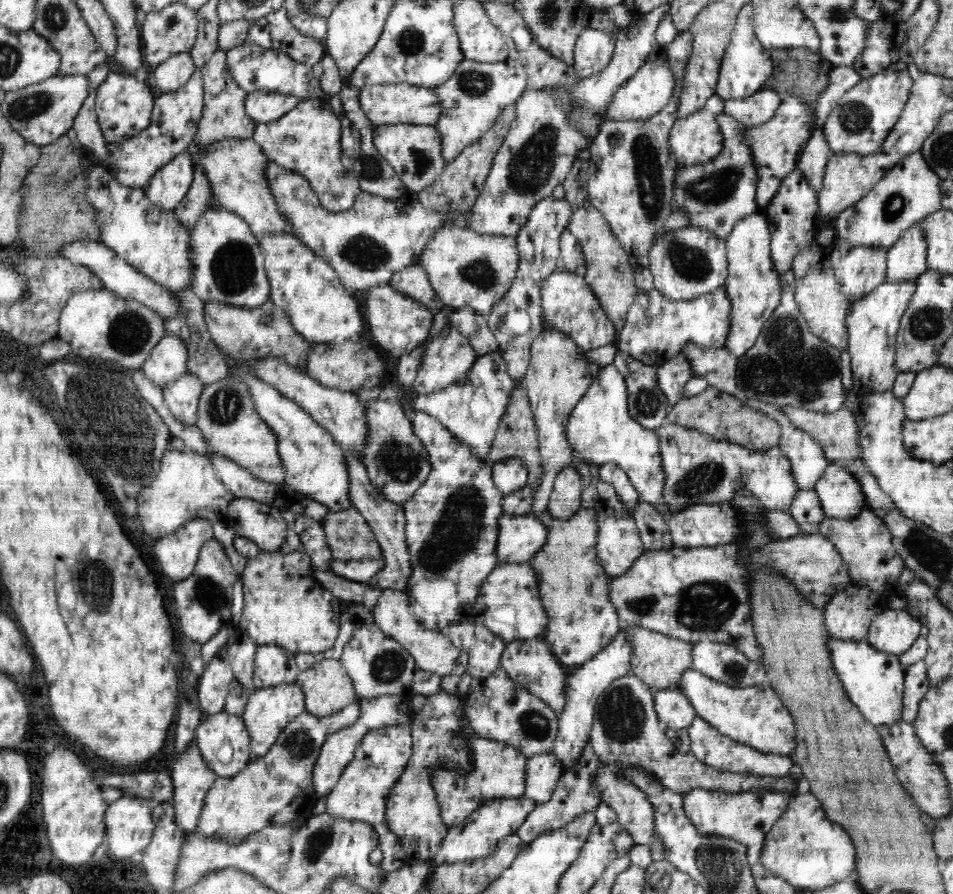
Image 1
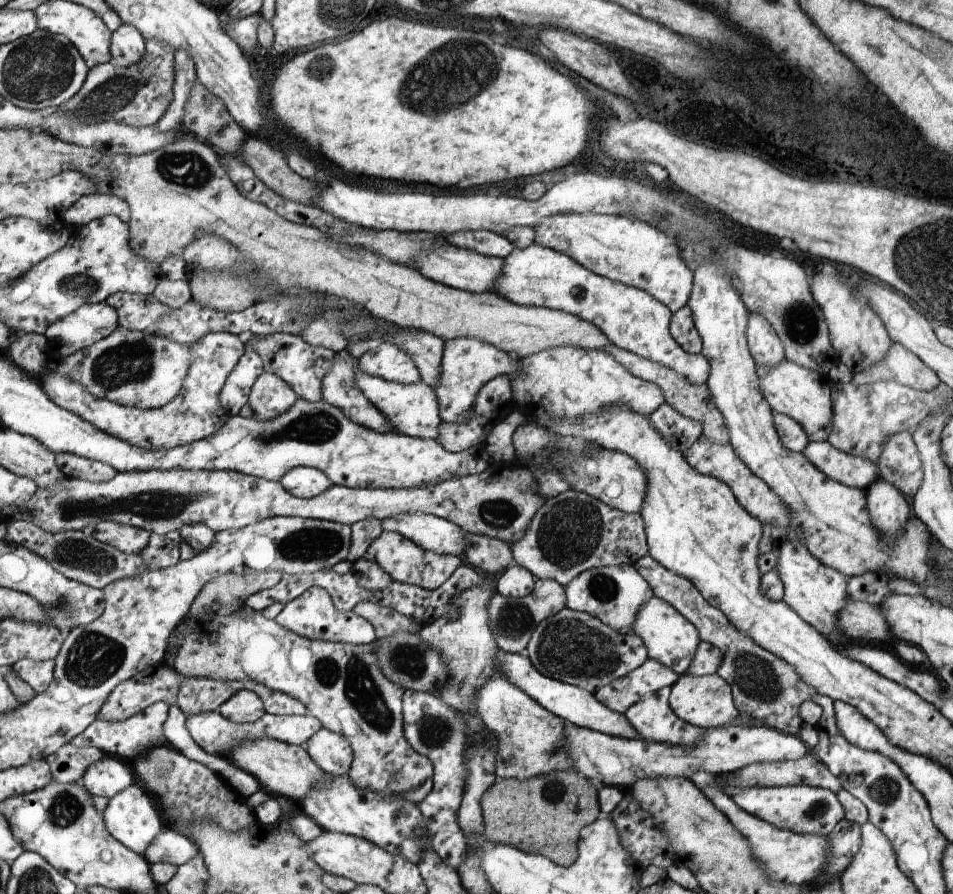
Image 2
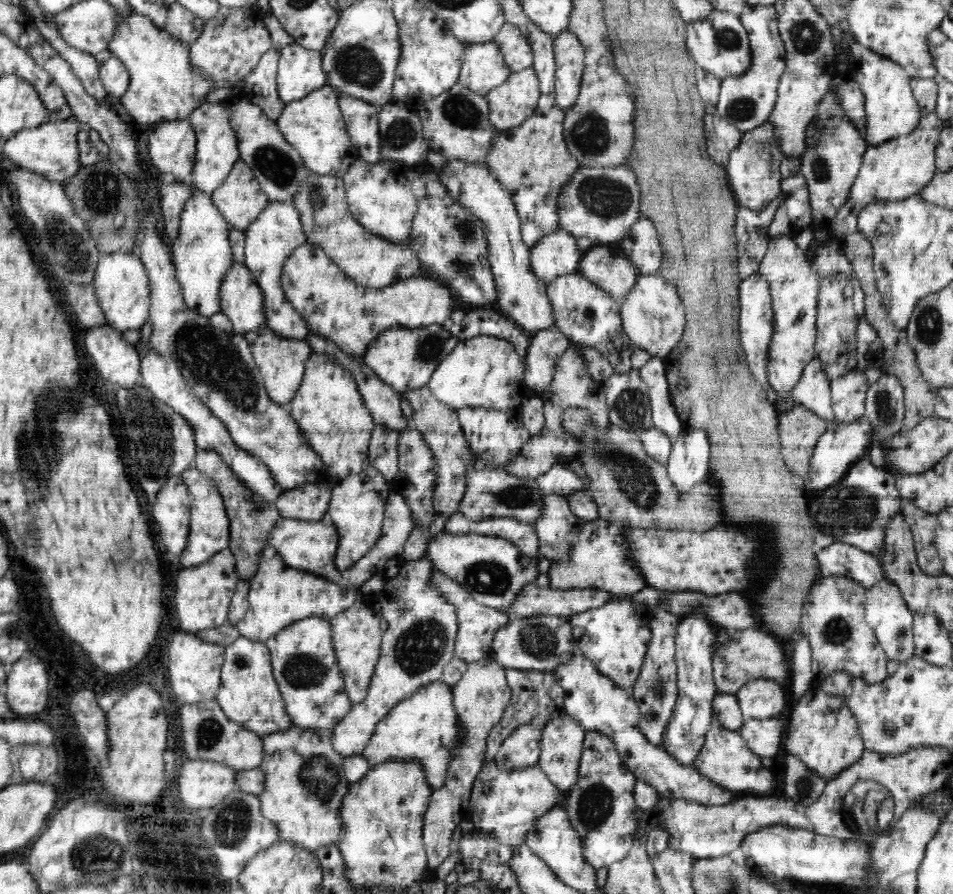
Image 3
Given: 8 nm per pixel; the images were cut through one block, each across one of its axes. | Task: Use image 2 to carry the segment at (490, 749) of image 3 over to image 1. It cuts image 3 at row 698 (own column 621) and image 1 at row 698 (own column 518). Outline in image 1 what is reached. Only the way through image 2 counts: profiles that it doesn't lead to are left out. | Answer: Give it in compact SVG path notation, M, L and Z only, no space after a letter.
M539 638L514 640L507 643L503 649L501 667L509 673L510 680L525 688L545 701L554 714L560 716L566 704L565 688L567 685L567 673L562 668L559 660L550 652L550 647Z

